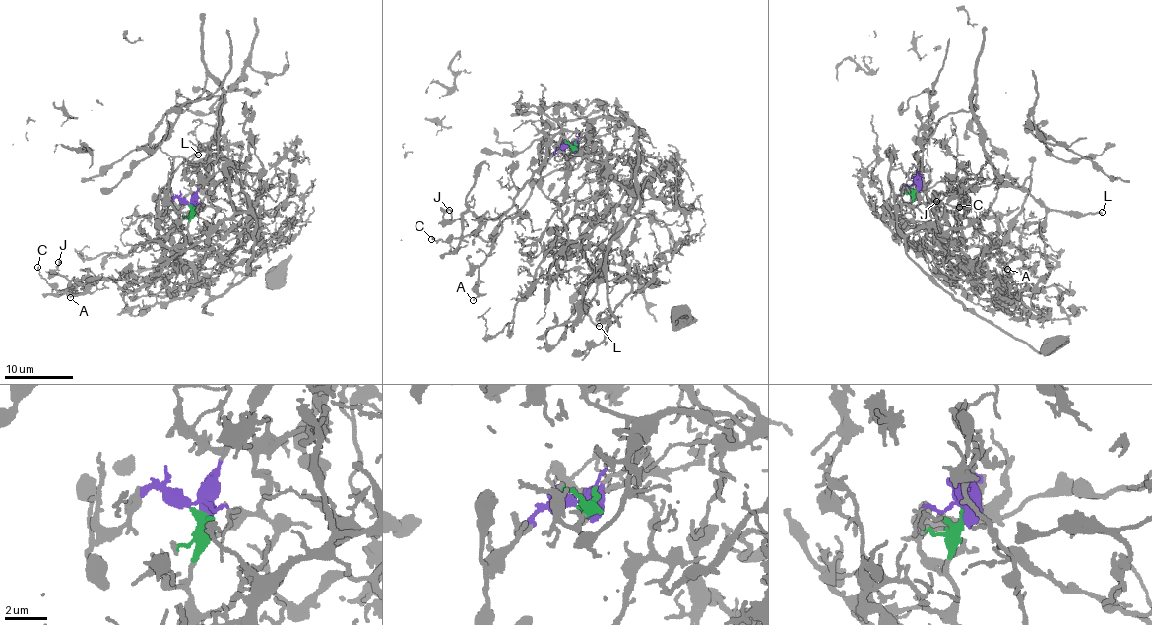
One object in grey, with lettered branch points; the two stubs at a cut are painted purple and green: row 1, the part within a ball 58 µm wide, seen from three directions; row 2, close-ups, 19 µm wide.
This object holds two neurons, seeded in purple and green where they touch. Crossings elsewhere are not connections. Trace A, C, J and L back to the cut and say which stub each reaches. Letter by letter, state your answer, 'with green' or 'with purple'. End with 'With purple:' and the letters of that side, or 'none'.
A: with green
C: with green
J: with green
L: with purple
With purple: L

